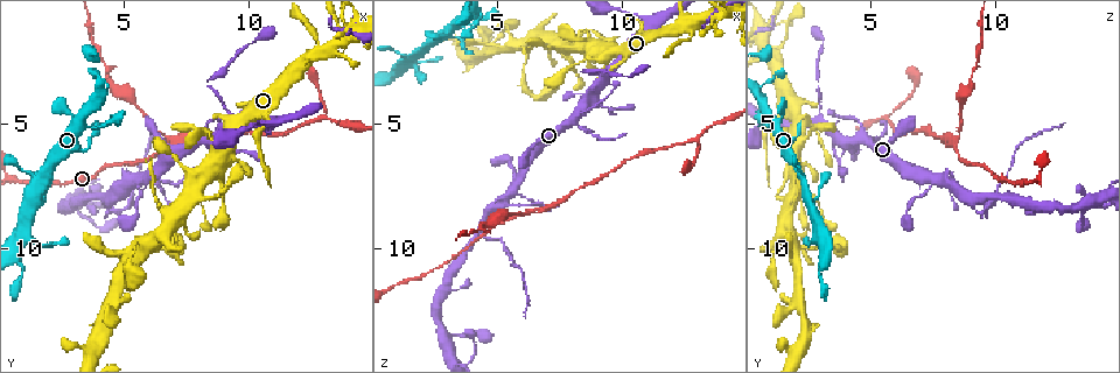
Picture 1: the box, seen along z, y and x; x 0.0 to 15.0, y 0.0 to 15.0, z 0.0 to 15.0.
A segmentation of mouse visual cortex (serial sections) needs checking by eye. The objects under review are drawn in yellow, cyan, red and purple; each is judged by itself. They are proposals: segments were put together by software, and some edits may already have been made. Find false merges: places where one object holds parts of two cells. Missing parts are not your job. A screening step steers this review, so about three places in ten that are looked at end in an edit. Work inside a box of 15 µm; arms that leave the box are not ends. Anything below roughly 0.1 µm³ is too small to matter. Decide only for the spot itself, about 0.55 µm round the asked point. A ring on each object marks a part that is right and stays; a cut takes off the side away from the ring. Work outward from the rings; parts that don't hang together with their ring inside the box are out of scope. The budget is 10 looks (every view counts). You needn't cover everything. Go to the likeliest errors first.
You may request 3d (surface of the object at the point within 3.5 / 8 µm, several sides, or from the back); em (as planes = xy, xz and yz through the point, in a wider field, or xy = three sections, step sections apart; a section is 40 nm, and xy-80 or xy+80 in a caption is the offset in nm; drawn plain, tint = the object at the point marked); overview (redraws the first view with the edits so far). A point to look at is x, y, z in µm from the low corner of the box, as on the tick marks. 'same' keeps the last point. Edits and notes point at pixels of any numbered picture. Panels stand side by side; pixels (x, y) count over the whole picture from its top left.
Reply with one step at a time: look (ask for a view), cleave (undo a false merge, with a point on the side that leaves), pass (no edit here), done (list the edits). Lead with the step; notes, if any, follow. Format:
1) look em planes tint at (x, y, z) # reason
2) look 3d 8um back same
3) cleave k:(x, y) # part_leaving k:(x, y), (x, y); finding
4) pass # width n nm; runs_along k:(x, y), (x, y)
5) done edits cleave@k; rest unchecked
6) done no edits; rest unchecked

look 3d 3.5um at (7.0, 5.8, 8.3) # sharp bend

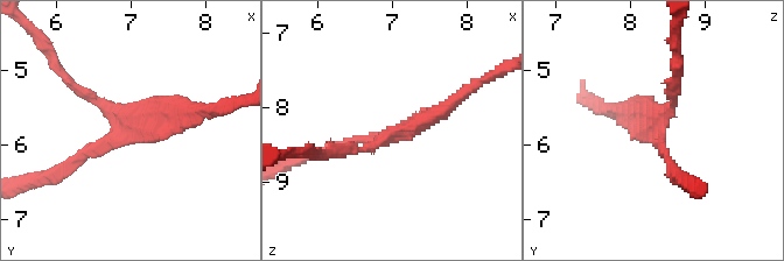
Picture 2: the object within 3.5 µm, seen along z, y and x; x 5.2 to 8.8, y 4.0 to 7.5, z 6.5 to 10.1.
look em xy step 1 tint at (6.90, 5.85, 8.40) # arms 3; arm_widths 100, 150, 250 nm

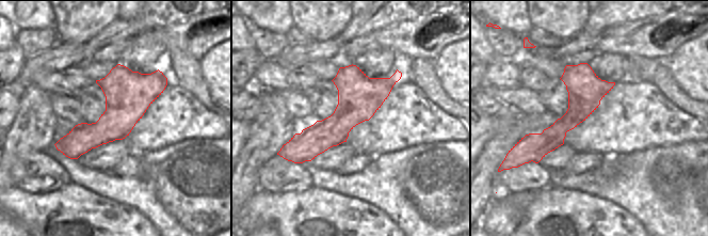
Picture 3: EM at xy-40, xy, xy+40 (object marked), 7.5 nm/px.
pass # runs_along 3:(398, 74), (331, 131), (286, 146); one cell here

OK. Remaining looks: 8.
look 3d 8um back at (9.5, 4.9, 2.9) # small branch off a trunk

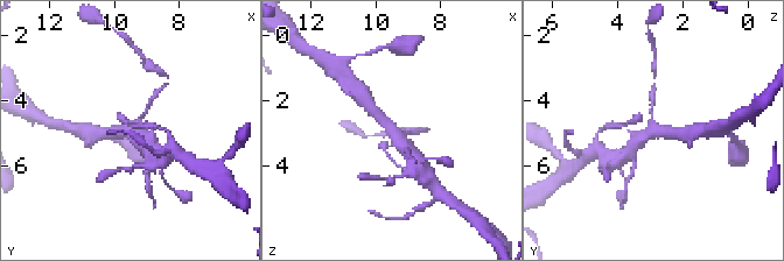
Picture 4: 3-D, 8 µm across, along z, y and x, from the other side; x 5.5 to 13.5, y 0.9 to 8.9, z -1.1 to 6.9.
look 3d 3.5um at (9.5, 4.9, 2.9)

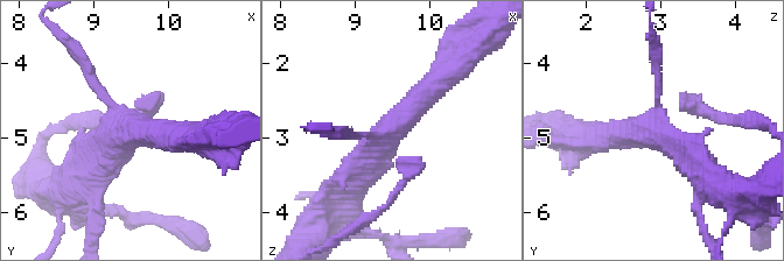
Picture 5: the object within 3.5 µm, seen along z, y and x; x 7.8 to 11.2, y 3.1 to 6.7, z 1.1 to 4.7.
look em planes tint at (9.50, 4.90, 2.90) # arms 3; arm_widths 150, 350, 450 nm

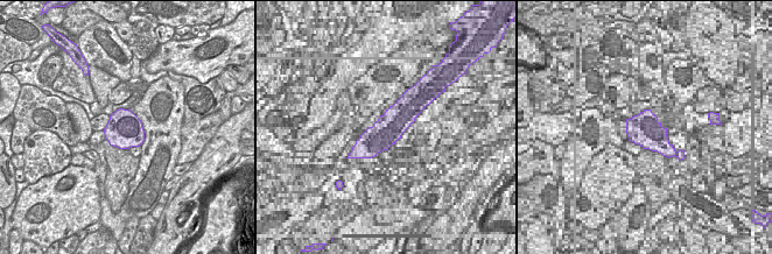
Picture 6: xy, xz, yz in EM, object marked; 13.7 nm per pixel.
pass # width 500 nm; runs_along 5:(350, 181), (447, 73); one cell here

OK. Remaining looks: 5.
look em xy step 2 tint at (8.3, 3.4, 2.9) # sharp bend

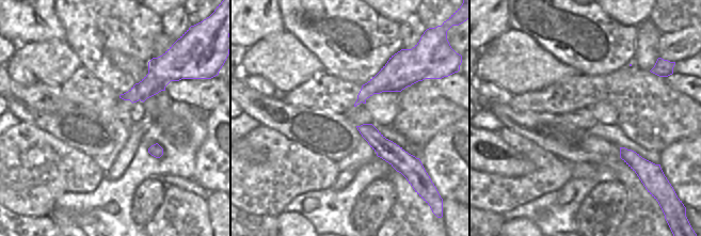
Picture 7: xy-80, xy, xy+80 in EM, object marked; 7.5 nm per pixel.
look 3d 3.5um same

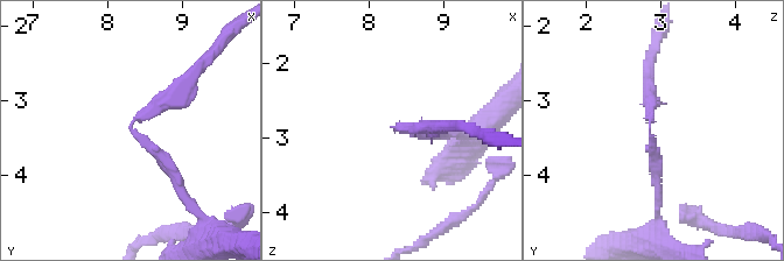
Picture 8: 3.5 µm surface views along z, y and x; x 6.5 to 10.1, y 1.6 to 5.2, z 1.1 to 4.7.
pass # runs_along 8:(182, 194), (132, 121), (186, 78); all the same cell

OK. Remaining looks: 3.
look 3d 3.5um at (5.7, 7.2, 7.6) # three-way junction

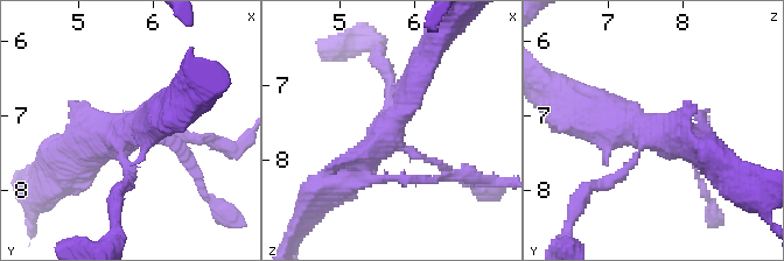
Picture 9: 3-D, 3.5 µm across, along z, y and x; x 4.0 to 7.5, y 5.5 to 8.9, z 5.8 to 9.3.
look em xy step 1 tint at (5.70, 7.20, 7.55) # need the tissue

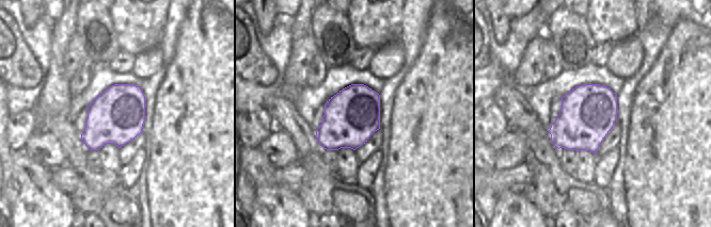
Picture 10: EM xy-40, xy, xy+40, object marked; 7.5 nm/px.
pass # runs_along 9:(422, 60), (401, 113), (344, 180); continuous, no second cell

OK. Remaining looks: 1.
done no edits; rest unchecked

